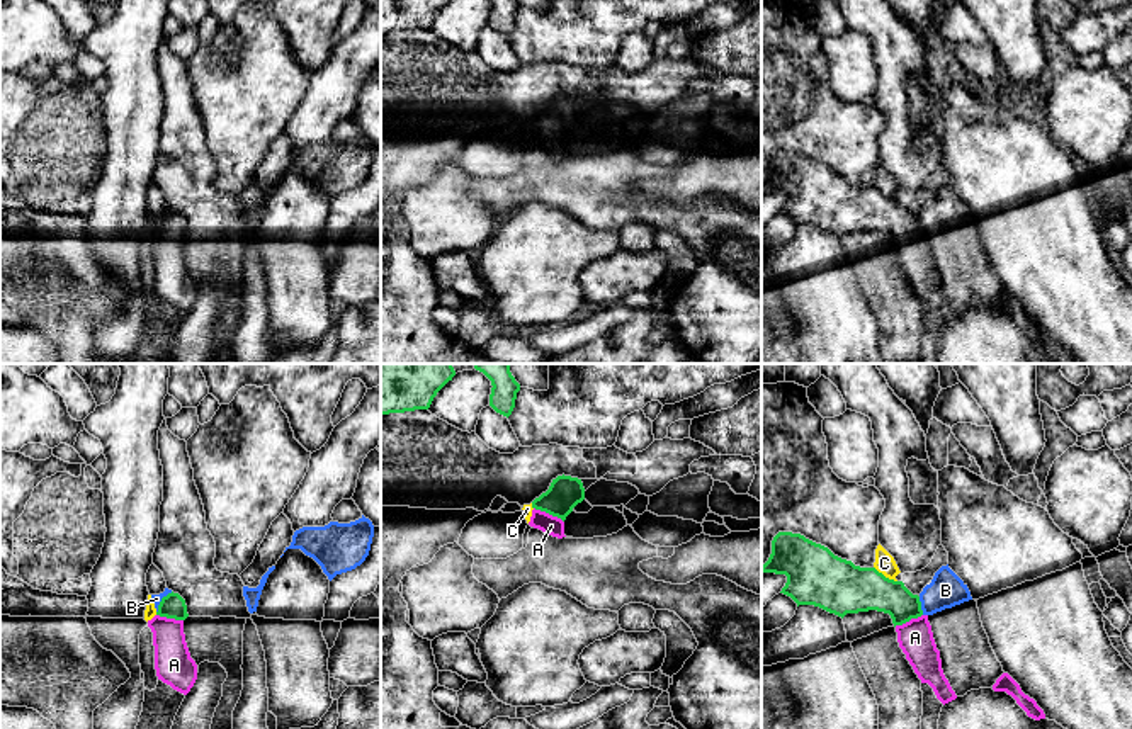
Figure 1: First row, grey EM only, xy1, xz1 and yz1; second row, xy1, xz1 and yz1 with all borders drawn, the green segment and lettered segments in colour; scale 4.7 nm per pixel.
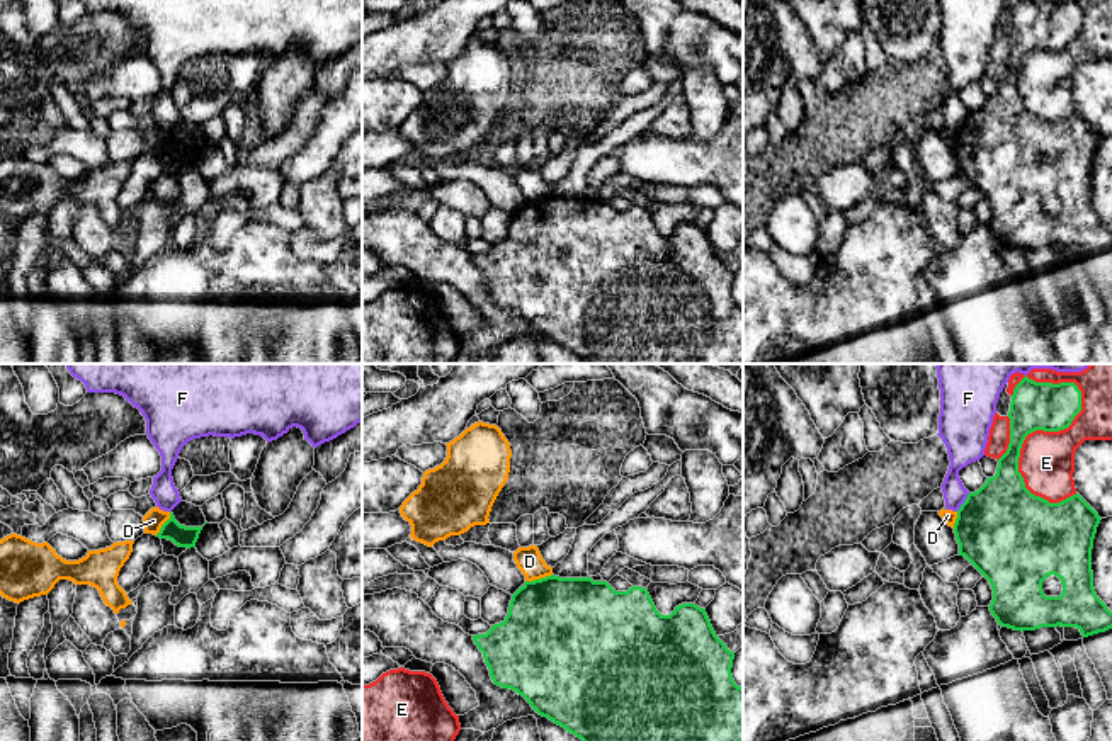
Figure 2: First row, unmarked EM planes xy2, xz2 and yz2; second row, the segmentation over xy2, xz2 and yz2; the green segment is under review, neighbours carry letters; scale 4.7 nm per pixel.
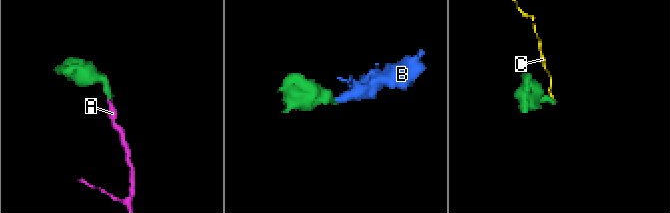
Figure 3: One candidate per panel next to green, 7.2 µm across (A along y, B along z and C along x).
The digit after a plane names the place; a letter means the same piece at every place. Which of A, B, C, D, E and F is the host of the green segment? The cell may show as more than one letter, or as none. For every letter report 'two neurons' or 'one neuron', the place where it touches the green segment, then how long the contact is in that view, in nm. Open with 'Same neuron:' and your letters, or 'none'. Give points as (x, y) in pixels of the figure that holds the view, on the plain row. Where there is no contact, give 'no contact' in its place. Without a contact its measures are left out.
Same neuron: A
A: one neuron | xz1 (549, 133) | 160 nm
B: two neurons | yz1 (920, 225) | 90 nm
C: two neurons | yz1 (884, 196) | 130 nm
D: two neurons | xz2 (538, 199) | 130 nm
E: two neurons | yz2 (1046, 50) | 600 nm
F: two neurons | yz2 (964, 121) | 110 nm

